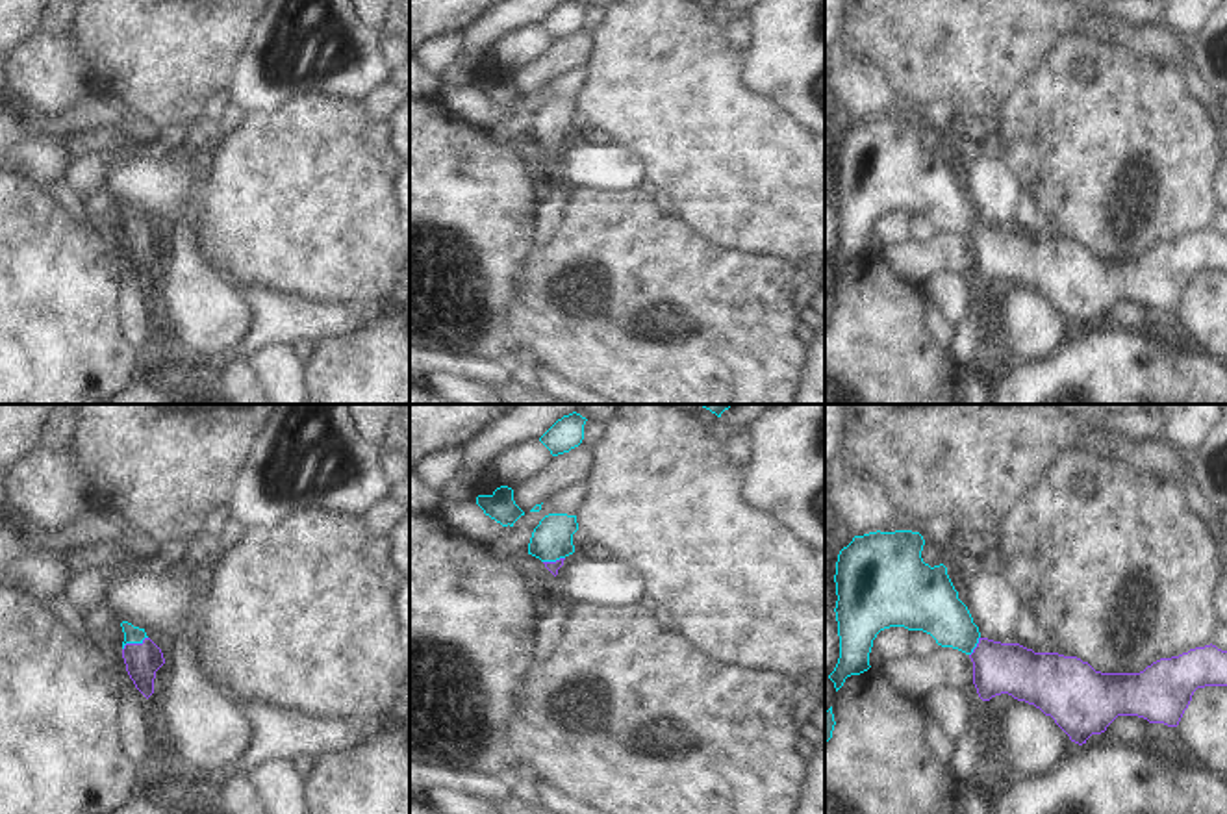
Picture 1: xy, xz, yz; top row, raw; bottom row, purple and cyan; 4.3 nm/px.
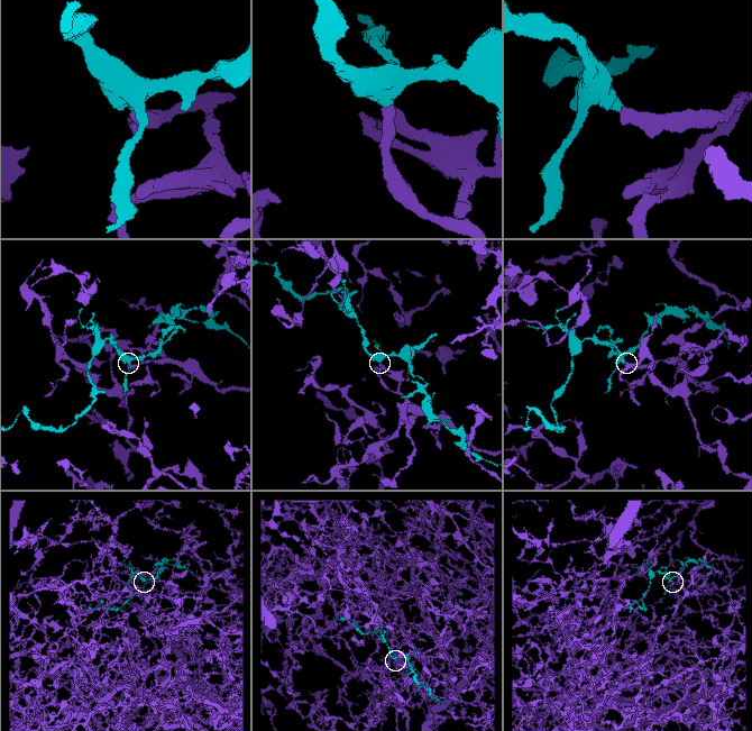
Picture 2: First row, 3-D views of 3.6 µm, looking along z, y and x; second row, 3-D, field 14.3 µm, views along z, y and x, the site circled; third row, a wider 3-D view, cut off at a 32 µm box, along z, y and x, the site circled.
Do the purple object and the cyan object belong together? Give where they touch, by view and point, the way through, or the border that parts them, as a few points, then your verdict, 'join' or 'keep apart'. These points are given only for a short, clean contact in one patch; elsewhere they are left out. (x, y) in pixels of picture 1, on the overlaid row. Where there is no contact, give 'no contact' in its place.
meets purple in xy at (134, 644); runs through xy (145, 659), (134, 644), (132, 635); join

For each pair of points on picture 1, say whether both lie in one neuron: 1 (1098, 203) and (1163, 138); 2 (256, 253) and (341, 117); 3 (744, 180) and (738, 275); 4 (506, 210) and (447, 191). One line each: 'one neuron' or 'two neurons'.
1: one neuron
2: one neuron
3: two neurons
4: one neuron

